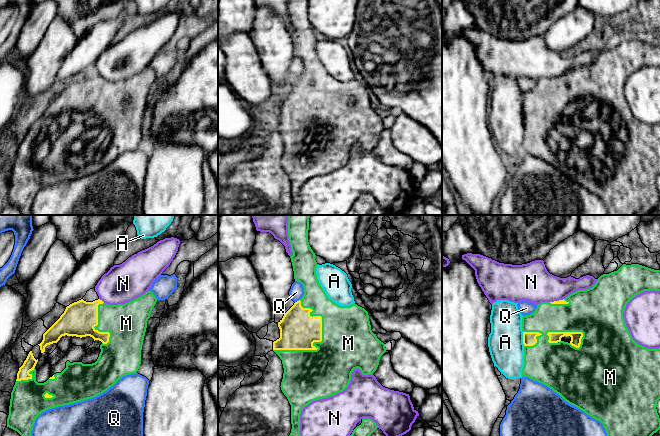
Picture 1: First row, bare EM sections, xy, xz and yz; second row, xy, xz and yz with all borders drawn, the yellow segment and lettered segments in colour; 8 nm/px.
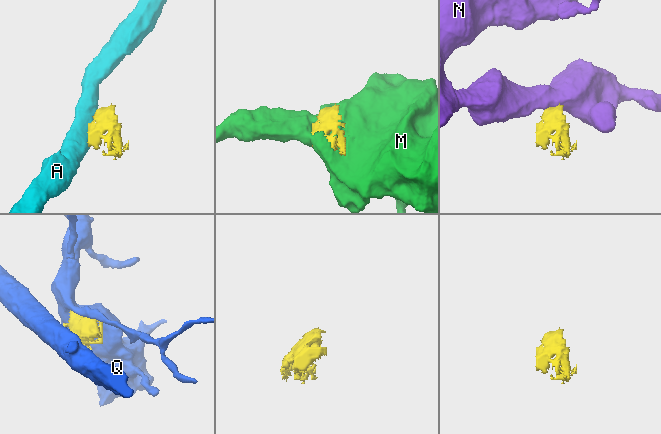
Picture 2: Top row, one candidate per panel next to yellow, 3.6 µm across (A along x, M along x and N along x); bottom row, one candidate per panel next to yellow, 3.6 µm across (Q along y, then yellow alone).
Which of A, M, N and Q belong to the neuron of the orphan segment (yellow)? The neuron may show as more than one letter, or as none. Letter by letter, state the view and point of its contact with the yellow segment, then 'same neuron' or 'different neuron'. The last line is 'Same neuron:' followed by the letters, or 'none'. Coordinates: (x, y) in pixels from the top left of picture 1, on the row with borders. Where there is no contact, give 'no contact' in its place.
A: yz (523, 339) | different neuron
M: xz (312, 349) | same neuron
N: xy (101, 300) | different neuron
Q: xz (297, 301) | different neuron
Same neuron: M

